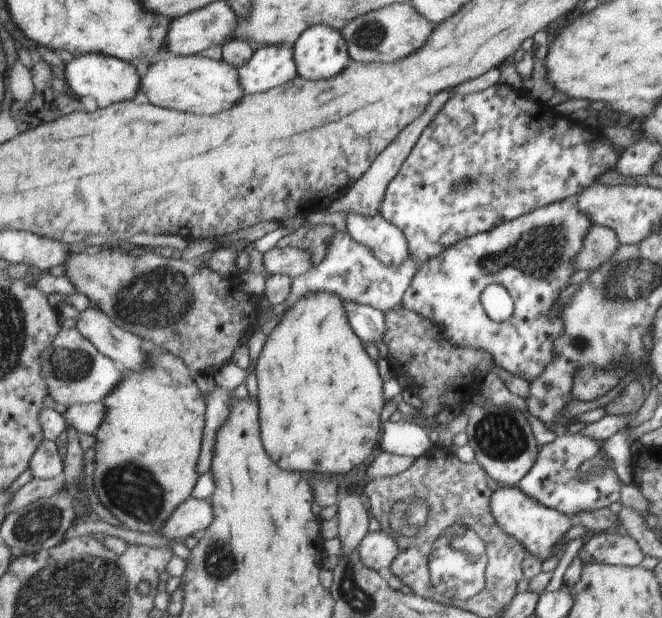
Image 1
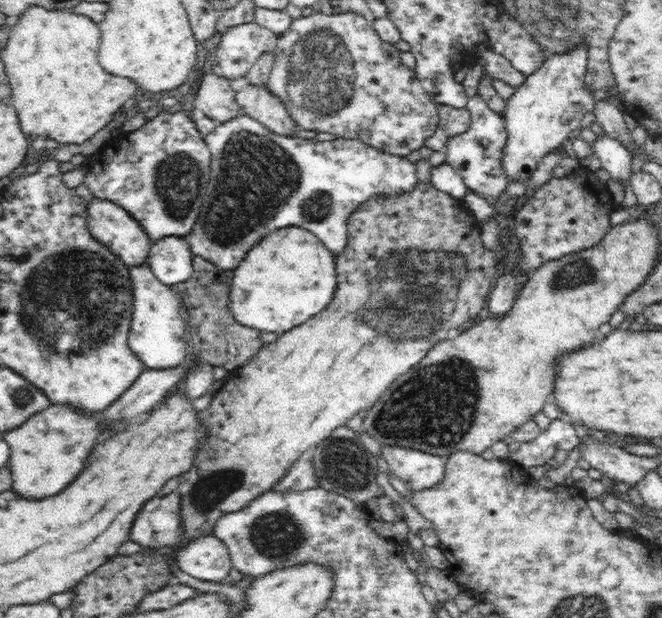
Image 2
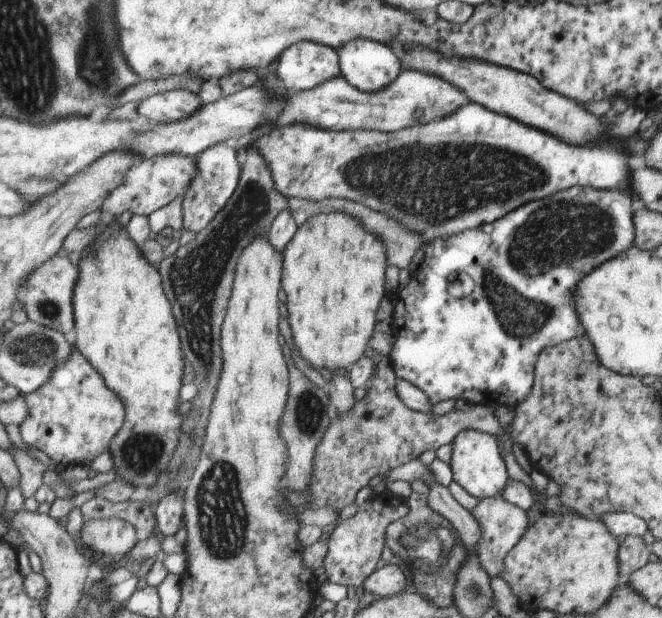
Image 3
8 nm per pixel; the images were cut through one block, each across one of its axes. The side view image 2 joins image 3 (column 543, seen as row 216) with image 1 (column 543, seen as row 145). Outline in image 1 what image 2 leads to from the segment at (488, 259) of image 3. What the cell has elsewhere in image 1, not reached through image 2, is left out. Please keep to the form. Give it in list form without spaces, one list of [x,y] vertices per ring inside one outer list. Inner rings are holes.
[[[568,198],[460,240],[442,255],[420,266],[404,293],[402,306],[436,324],[446,342],[476,350],[480,348],[492,356],[496,366],[514,376],[520,376],[527,382],[538,380],[555,358],[555,343],[567,331],[565,321],[562,320],[562,310],[568,304],[561,305],[554,317],[549,315],[561,292],[570,286],[570,277],[577,271],[576,260],[584,250],[585,239],[593,226],[591,218],[572,198]],[[488,284],[502,284],[510,293],[513,313],[508,320],[496,322],[486,314],[480,296]]]

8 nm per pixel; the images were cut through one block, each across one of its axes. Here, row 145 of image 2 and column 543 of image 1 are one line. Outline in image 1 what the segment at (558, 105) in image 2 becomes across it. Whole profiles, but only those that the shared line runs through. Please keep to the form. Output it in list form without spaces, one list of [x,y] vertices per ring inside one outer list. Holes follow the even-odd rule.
[[[500,485],[492,494],[491,507],[503,532],[515,537],[528,548],[528,552],[532,552],[532,556],[540,558],[542,562],[554,555],[555,548],[576,523],[575,519],[566,514],[540,504],[540,501],[528,496],[518,486]]]

